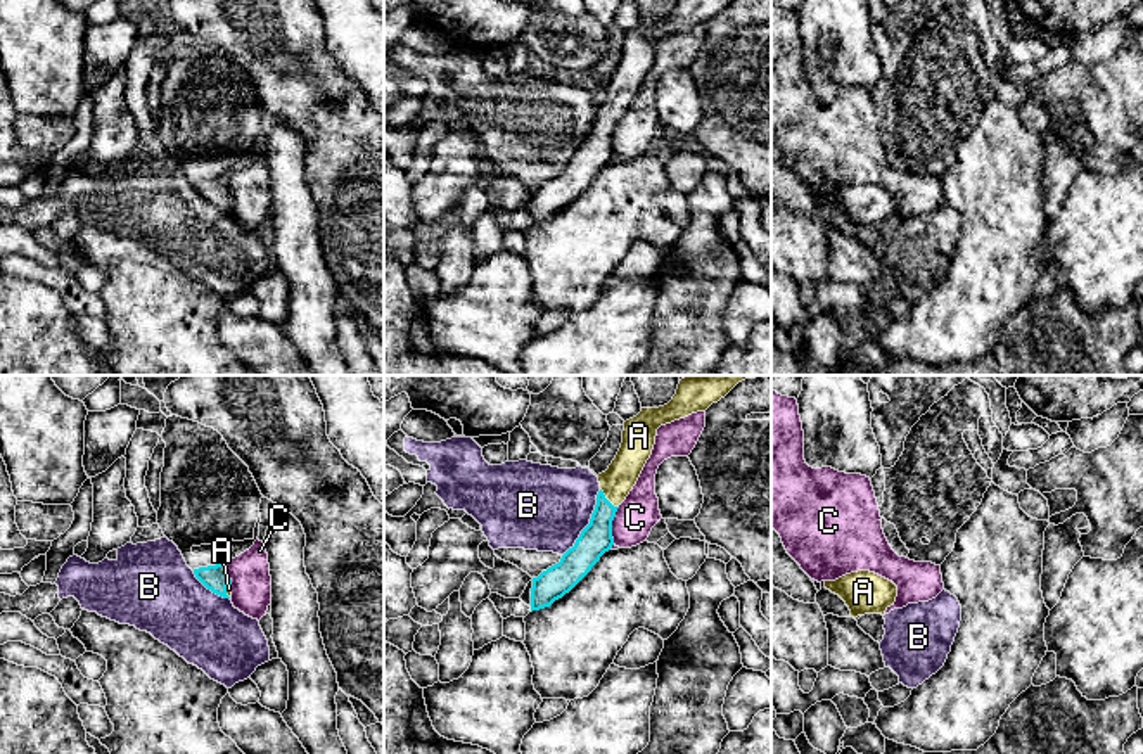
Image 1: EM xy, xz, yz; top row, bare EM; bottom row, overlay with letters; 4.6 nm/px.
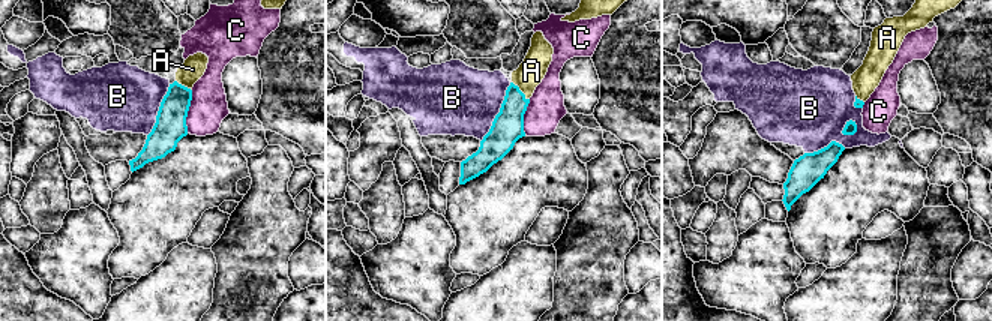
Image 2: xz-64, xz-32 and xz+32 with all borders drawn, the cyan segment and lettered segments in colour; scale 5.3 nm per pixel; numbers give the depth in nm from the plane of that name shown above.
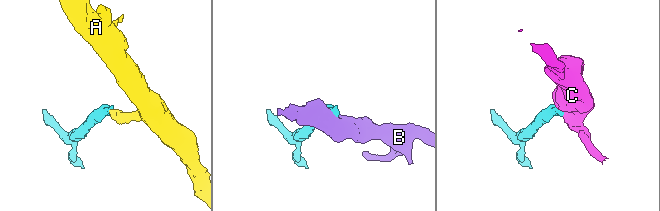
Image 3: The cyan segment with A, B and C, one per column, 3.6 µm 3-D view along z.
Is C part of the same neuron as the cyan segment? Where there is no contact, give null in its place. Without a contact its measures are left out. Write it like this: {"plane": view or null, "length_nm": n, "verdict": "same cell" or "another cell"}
{"plane": "xz", "length_nm": 180, "verdict": "another cell"}

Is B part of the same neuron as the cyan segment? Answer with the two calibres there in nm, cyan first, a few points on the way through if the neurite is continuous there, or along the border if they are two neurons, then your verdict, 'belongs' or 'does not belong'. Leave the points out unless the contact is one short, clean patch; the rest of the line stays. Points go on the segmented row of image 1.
calibres 150 and 400 nm; does not belong

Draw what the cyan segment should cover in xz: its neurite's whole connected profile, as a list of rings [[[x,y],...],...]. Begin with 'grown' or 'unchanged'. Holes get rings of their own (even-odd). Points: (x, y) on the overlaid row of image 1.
grown; [[[761,375],[685,377],[680,380],[676,394],[667,405],[659,408],[642,408],[636,417],[624,422],[621,448],[609,469],[598,474],[600,491],[597,495],[597,505],[591,514],[590,524],[581,531],[574,546],[562,555],[559,564],[548,567],[538,578],[533,578],[531,612],[550,607],[555,600],[569,593],[591,571],[600,557],[612,548],[612,521],[619,505],[626,500],[626,496],[636,484],[647,460],[652,455],[657,429],[692,413],[706,412],[712,403],[718,403],[721,398],[725,398],[738,382],[756,377]]]

